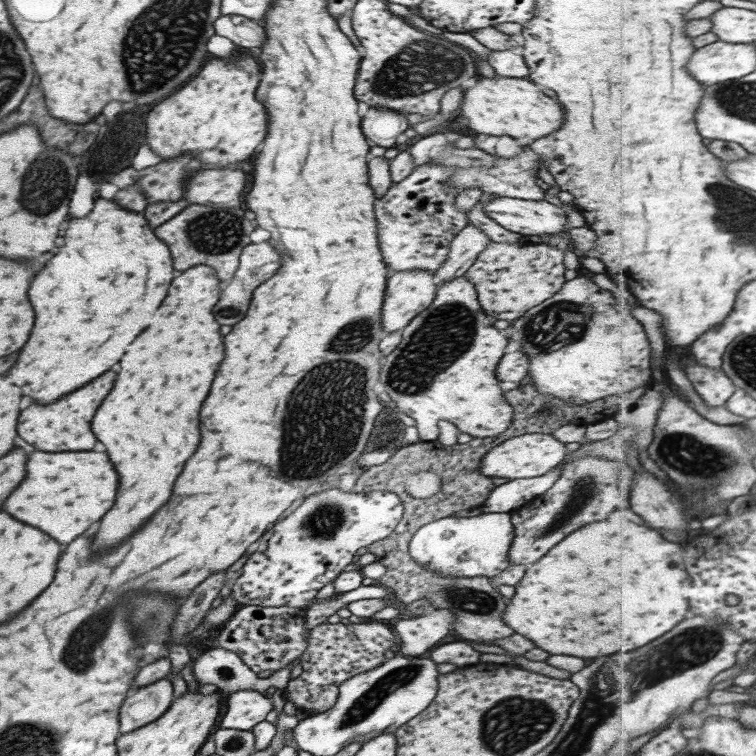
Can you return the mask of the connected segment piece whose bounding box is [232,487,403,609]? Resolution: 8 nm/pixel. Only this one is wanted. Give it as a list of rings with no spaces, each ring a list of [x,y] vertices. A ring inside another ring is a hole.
[[[333,487],[303,497],[289,510],[289,516],[277,520],[249,547],[241,574],[232,586],[233,599],[239,606],[288,606],[307,609],[315,601],[314,596],[319,588],[331,582],[344,566],[351,563],[351,558],[359,548],[369,548],[395,530],[401,512],[401,500],[388,491],[342,492]]]

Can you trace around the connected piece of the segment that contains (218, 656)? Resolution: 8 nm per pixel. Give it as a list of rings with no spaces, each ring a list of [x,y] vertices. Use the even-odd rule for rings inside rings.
[[[214,647],[207,649],[200,653],[194,660],[192,668],[192,675],[194,676],[197,684],[215,684],[217,691],[222,695],[226,696],[230,692],[249,689],[255,690],[262,695],[269,697],[266,694],[266,689],[273,688],[282,689],[286,688],[289,678],[289,670],[287,668],[283,668],[283,670],[276,670],[271,675],[265,678],[258,678],[256,673],[249,670],[247,665],[239,659],[239,655],[237,653],[233,653],[225,648]]]

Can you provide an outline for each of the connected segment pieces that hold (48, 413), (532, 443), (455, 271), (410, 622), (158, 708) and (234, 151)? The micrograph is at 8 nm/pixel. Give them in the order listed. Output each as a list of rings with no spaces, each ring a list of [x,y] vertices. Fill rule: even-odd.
[[[109,370],[101,376],[97,376],[97,380],[93,380],[91,384],[85,384],[83,388],[79,388],[77,392],[63,396],[55,404],[47,404],[47,406],[31,404],[31,406],[27,406],[17,418],[17,436],[21,440],[25,440],[27,444],[31,444],[35,450],[41,450],[41,452],[93,450],[97,440],[93,438],[93,434],[89,430],[89,420],[93,418],[99,402],[111,390],[113,380],[115,380],[115,374]]]
[[[522,434],[503,440],[489,451],[485,451],[479,461],[479,474],[483,474],[485,478],[501,478],[507,481],[541,476],[551,470],[551,467],[555,467],[567,452],[565,444],[551,434]]]
[[[466,224],[449,241],[447,259],[432,273],[432,280],[437,288],[445,282],[461,277],[473,264],[475,257],[487,247],[489,238],[473,224]]]
[[[428,609],[421,616],[399,619],[392,630],[398,639],[398,655],[402,657],[426,656],[439,640],[452,628],[455,618],[447,610]]]
[[[165,677],[135,688],[118,708],[118,733],[122,735],[157,720],[174,699],[172,693],[171,682]]]
[[[239,54],[237,60],[231,60],[231,62],[211,58],[189,84],[185,84],[181,90],[177,90],[169,98],[161,100],[149,112],[149,120],[145,124],[145,142],[149,150],[157,154],[161,160],[177,158],[179,154],[189,152],[201,164],[213,164],[219,168],[227,168],[233,162],[245,160],[255,150],[255,146],[263,140],[265,128],[267,128],[265,110],[259,102],[253,100],[257,82],[259,82],[259,68],[253,62],[253,58],[245,54]]]

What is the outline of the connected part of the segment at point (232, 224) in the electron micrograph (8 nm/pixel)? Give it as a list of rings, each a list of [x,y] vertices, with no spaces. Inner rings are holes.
[[[191,204],[157,226],[153,234],[169,248],[173,270],[187,270],[189,266],[203,264],[213,268],[218,280],[229,280],[236,272],[241,249],[250,243],[253,224],[243,217],[245,207],[219,208],[207,204]]]

